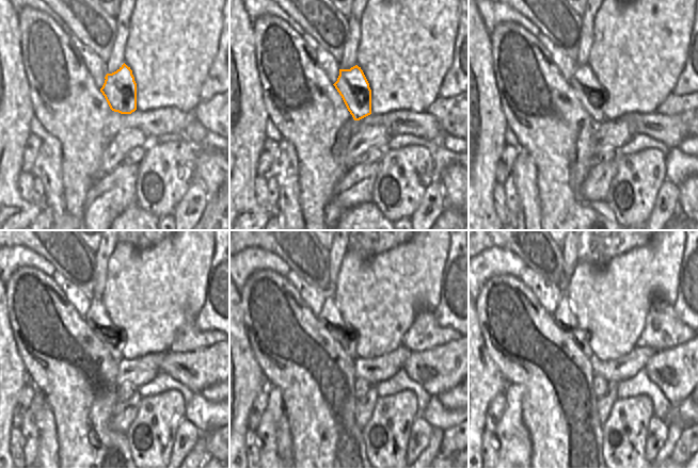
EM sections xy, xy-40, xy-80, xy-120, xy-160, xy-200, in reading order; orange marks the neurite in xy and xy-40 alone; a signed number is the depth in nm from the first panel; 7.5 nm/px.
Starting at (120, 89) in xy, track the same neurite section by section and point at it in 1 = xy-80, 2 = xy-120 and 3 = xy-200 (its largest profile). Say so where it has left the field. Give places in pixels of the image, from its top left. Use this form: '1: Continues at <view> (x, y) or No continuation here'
1: Continues at xy-80 (591, 94)
2: Continues at xy-120 (113, 339)
3: Continues at xy-200 (564, 316).

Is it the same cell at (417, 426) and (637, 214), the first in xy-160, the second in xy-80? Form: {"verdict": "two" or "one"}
{"verdict": "two"}

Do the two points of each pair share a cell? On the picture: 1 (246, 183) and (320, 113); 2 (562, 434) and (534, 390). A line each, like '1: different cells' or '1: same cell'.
1: different cells
2: same cell

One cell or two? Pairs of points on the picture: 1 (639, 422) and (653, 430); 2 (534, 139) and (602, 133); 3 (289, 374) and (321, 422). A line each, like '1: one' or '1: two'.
1: two
2: two
3: one

